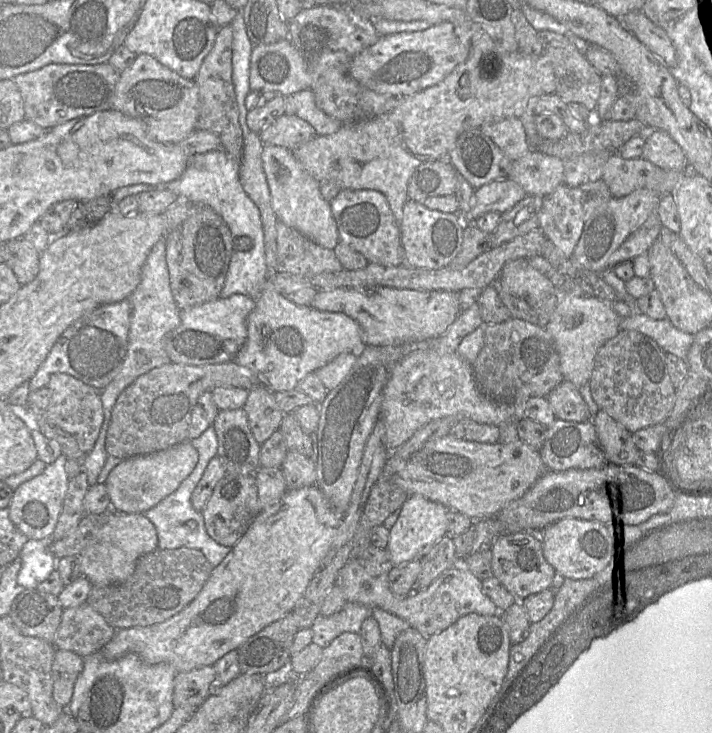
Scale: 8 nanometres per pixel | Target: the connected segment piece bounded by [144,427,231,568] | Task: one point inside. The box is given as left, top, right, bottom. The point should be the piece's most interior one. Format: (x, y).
(178, 524)

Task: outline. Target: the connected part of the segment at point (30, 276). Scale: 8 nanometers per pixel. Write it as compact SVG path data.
M23 237L4 244L6 261L20 285L31 282L39 271L39 252Z

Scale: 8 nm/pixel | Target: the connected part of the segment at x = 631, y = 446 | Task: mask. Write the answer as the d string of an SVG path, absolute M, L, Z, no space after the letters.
M599 409L592 418L606 461L617 464L636 464L640 450L634 443L633 432Z

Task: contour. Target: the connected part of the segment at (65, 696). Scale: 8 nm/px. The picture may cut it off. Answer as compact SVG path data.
M58 649L52 664L53 698L63 708L70 704L74 684L83 670L84 658L78 654Z

